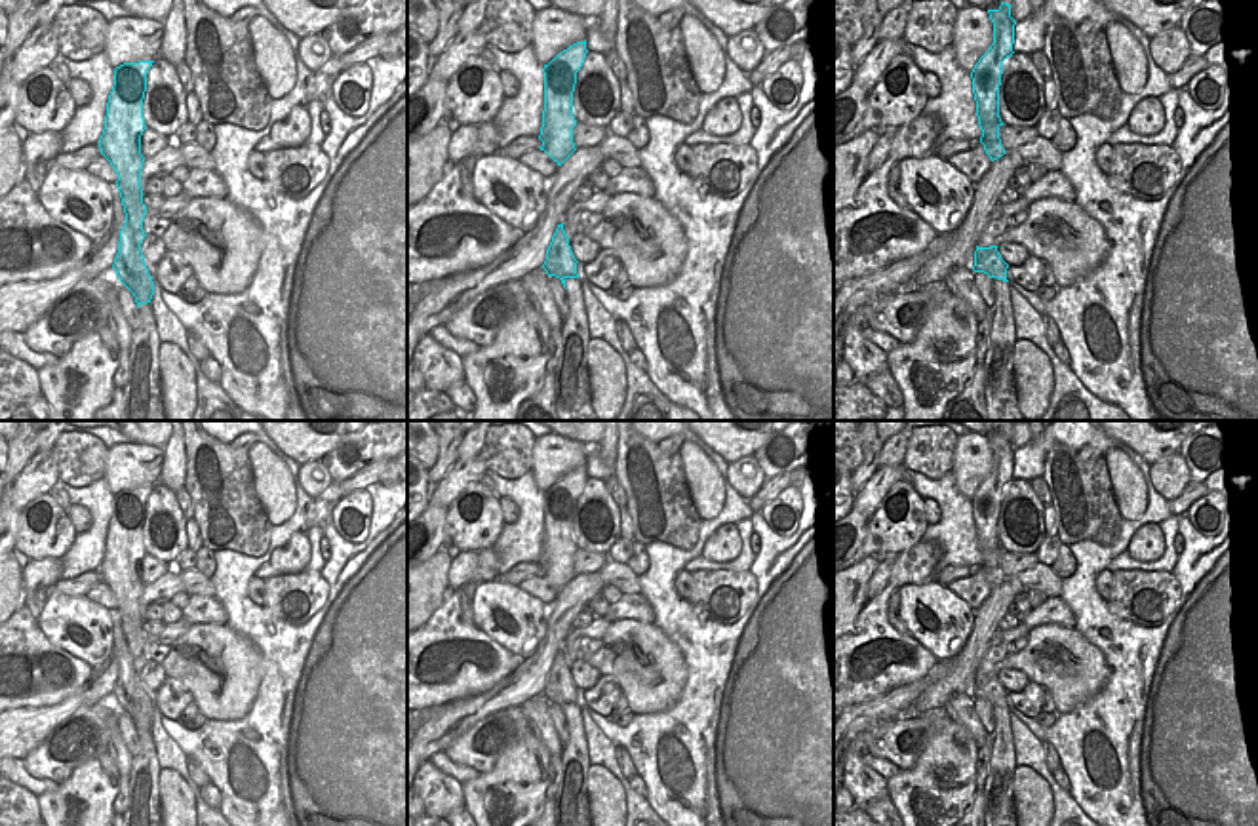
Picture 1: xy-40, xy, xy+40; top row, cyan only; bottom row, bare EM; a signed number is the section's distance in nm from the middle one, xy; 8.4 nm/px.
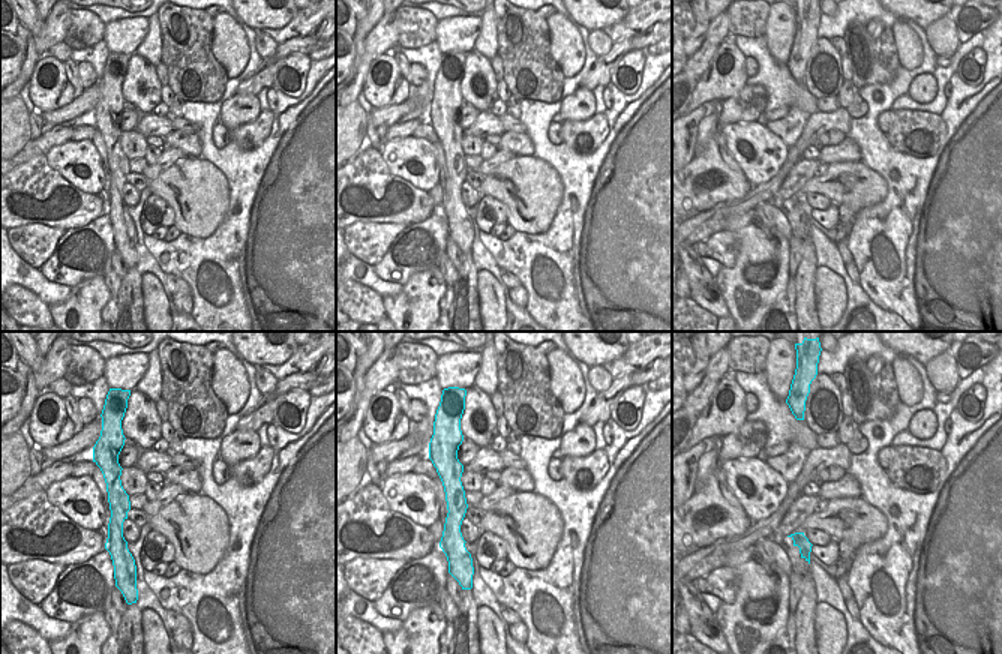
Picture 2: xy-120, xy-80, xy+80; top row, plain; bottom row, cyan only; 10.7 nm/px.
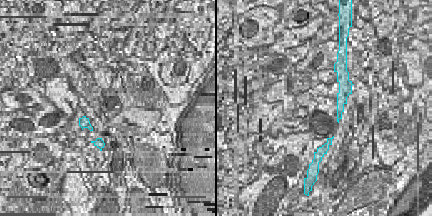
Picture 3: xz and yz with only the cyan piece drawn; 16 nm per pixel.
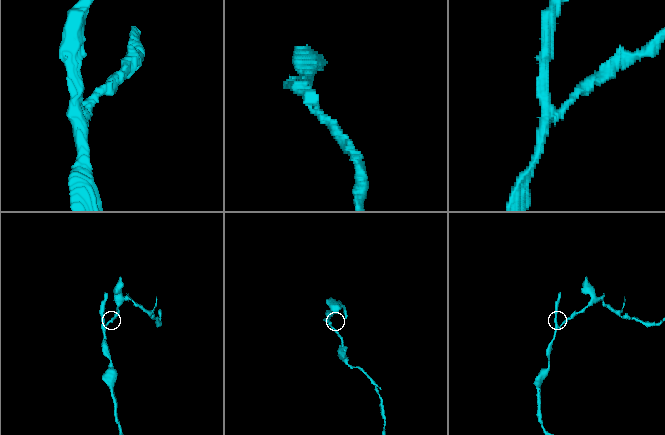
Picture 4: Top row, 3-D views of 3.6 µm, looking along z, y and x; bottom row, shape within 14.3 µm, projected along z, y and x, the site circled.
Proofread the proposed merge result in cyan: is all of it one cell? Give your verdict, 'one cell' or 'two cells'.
two cells

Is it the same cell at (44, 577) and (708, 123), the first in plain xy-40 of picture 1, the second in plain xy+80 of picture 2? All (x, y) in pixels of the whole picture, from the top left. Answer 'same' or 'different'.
same

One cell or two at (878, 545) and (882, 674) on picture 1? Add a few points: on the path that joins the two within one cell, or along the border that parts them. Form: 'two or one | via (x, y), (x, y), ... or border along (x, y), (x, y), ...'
two | border along (918, 541), (899, 554)

